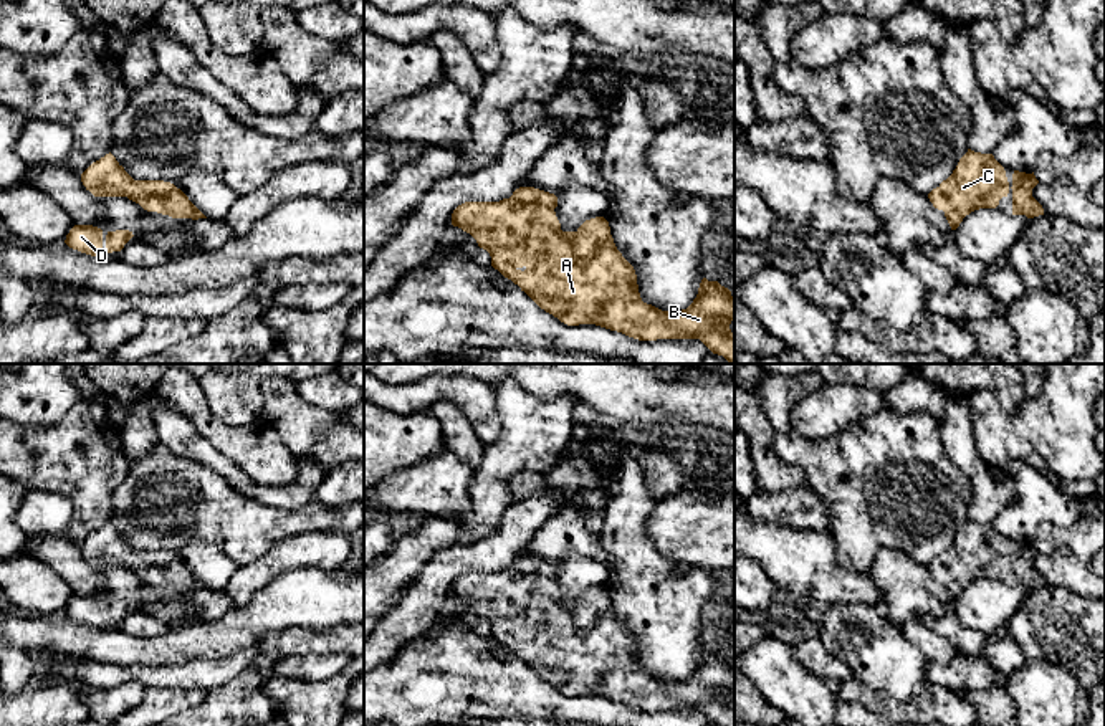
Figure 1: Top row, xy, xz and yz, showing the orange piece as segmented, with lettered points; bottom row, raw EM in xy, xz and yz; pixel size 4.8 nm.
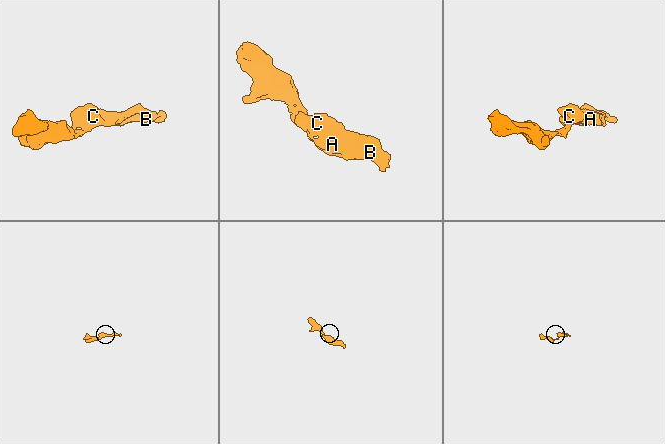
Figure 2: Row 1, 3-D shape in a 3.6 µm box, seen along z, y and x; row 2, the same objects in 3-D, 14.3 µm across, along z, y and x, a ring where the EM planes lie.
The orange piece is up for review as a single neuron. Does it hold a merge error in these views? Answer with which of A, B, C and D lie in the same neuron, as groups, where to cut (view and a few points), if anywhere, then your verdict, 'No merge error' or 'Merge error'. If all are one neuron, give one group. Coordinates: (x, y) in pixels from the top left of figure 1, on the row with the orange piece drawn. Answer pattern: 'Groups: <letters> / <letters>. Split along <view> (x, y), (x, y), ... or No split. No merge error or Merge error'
Groups: A B C D. No split. No merge error

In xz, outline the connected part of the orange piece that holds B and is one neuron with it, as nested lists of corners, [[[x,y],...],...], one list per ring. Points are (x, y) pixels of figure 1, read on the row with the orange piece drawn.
[[[519,187],[500,202],[465,202],[452,213],[452,225],[470,233],[491,256],[491,266],[521,288],[541,309],[567,326],[596,324],[639,341],[700,339],[713,354],[734,364],[731,291],[701,279],[693,303],[682,311],[662,311],[642,301],[634,266],[617,250],[604,217],[586,220],[576,232],[562,232],[554,193]]]

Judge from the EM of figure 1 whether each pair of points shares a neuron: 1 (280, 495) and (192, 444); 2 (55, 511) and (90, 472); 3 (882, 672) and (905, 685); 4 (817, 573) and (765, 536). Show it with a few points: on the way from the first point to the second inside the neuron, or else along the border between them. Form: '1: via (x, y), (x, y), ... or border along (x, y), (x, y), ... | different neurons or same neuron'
1: via (258, 493), (248, 490), (214, 460) | same neuron
2: border along (28, 488), (57, 491), (70, 501), (65, 534) | different neurons
3: via (887, 672), (892, 672), (900, 680) | same neuron
4: via (804, 563), (794, 561), (778, 549) | same neuron

